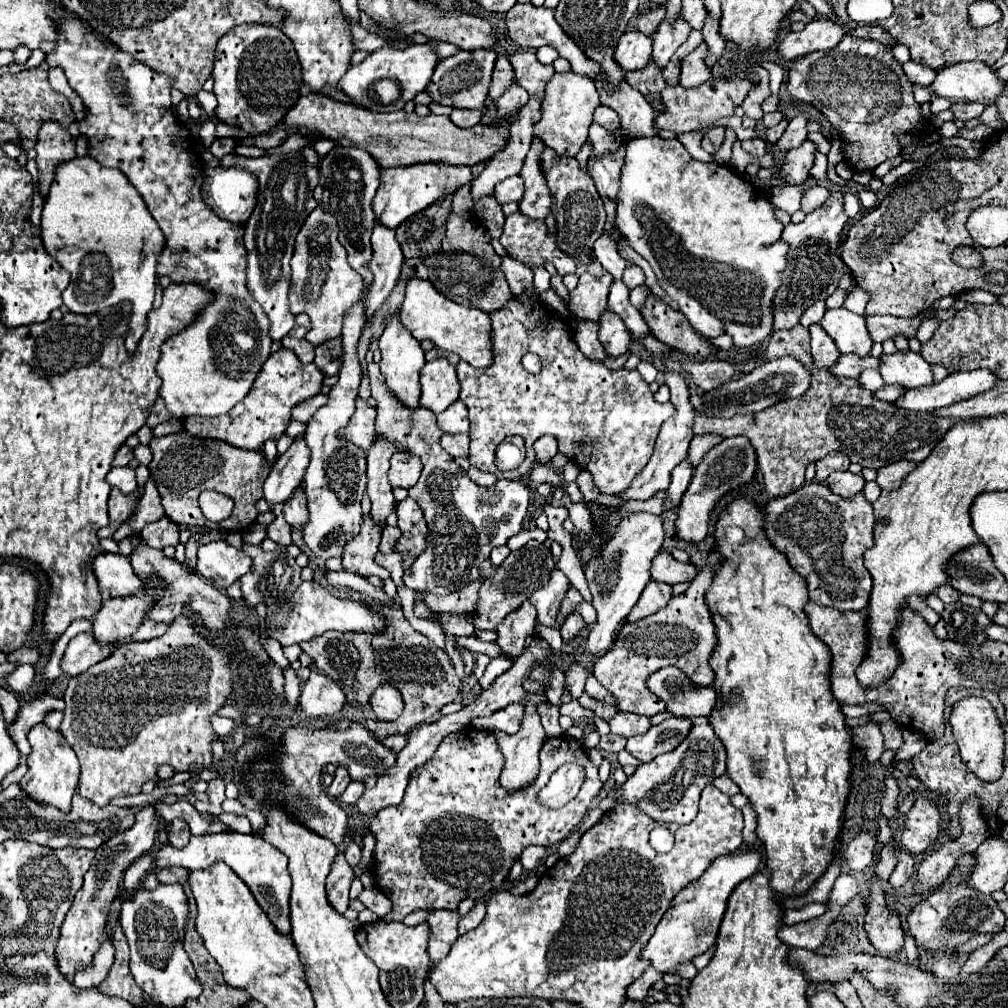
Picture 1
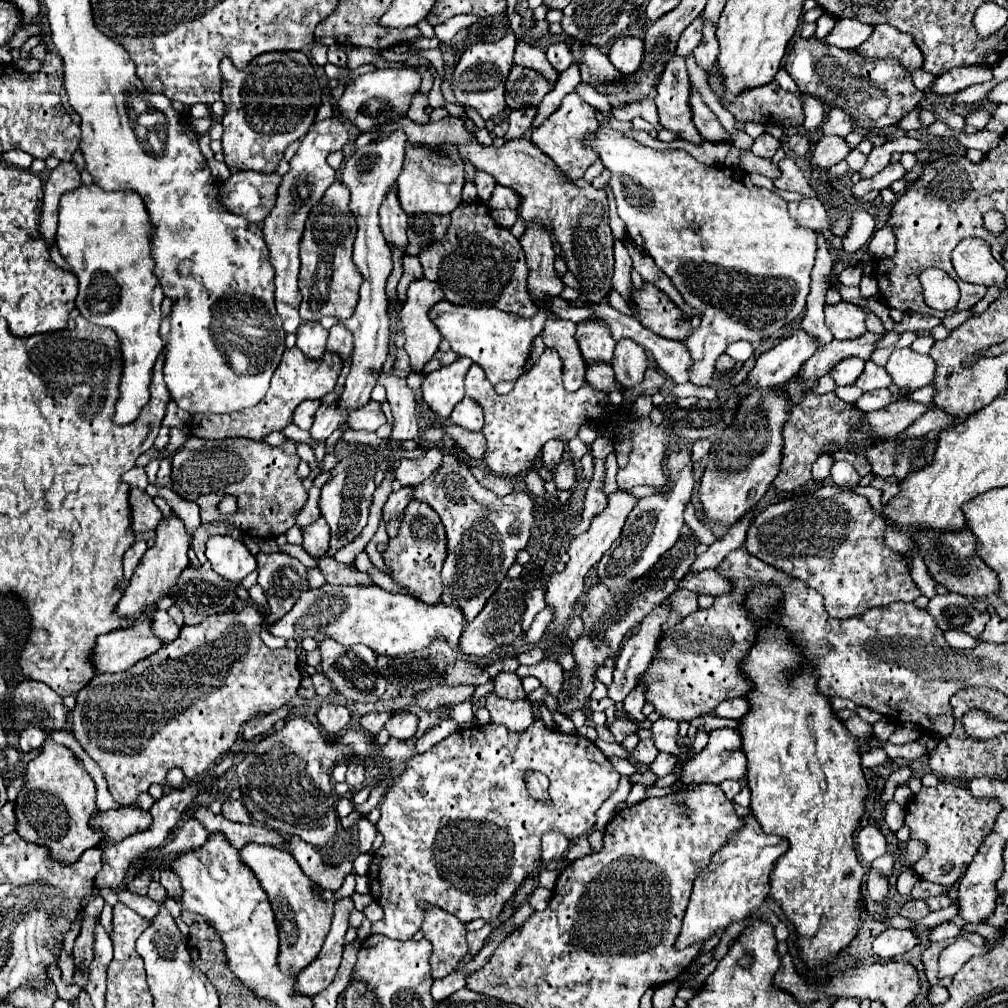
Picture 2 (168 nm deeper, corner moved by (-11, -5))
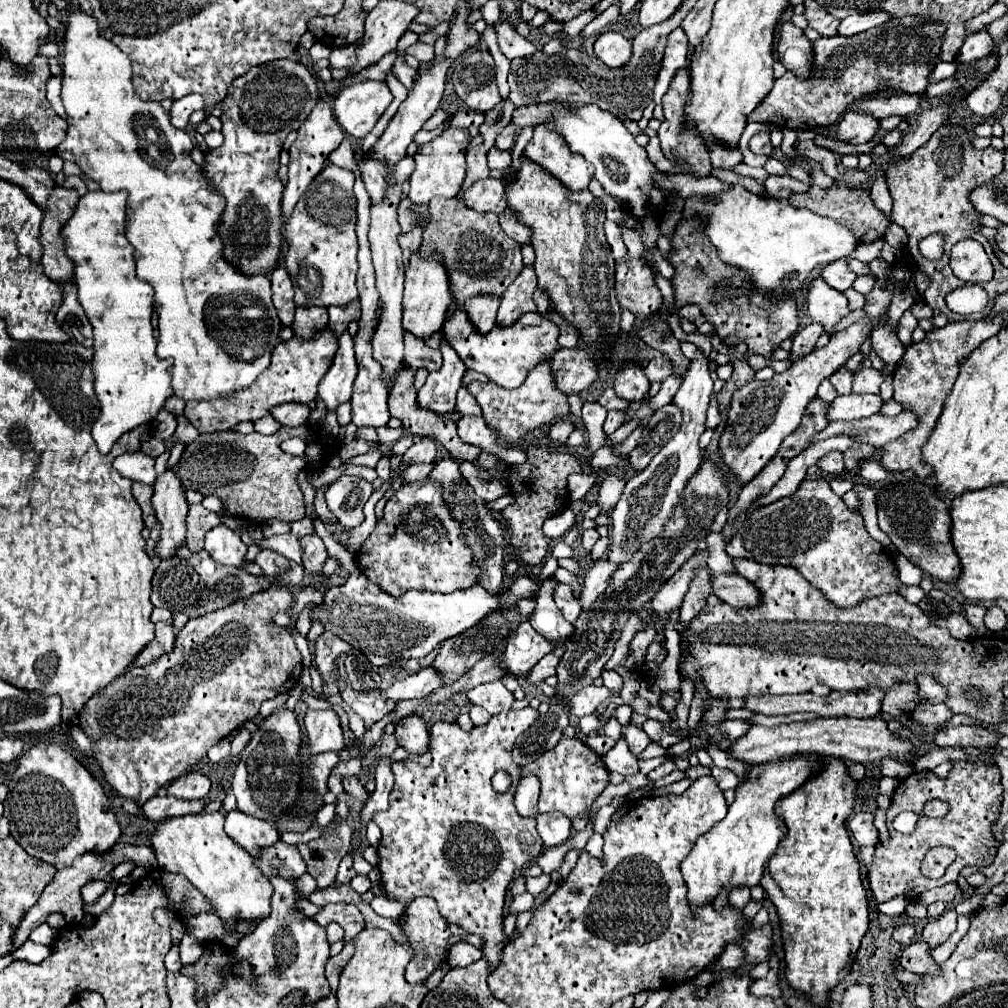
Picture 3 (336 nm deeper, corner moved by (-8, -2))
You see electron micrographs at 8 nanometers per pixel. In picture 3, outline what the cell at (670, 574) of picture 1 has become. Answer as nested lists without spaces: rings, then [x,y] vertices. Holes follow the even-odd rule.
[[[717,573],[711,577],[713,593],[733,607],[755,607],[761,603],[759,589],[737,573]]]

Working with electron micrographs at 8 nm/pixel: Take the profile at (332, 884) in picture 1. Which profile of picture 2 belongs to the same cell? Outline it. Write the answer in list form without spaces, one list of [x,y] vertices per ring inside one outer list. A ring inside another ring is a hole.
[[[340,898],[334,904],[334,920],[330,934],[326,936],[326,942],[320,950],[320,956],[300,972],[296,978],[296,994],[298,996],[316,996],[328,984],[334,980],[340,960],[342,960],[342,950],[344,950],[344,934],[348,930],[348,912],[354,910],[354,904],[350,898]]]

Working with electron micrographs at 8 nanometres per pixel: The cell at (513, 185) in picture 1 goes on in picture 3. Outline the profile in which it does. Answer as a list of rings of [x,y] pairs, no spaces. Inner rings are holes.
[[[481,179],[475,181],[465,193],[459,195],[467,207],[483,213],[503,213],[505,211],[505,187],[501,179]]]

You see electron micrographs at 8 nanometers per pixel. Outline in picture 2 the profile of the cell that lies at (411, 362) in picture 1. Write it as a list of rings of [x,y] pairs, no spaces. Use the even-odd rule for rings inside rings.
[[[418,278],[408,286],[406,302],[404,302],[400,314],[402,314],[402,322],[404,322],[404,336],[406,336],[404,350],[410,356],[412,372],[422,372],[424,364],[430,362],[430,358],[434,356],[434,352],[438,350],[438,344],[442,340],[442,334],[436,330],[434,322],[430,320],[430,308],[440,300],[444,300],[444,292],[442,292],[440,284],[436,284],[436,282],[430,282],[426,278]]]

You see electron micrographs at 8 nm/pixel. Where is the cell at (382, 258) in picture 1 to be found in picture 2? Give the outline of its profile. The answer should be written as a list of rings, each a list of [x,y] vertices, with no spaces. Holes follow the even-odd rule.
[[[394,182],[394,186],[388,190],[384,198],[384,204],[380,206],[380,226],[386,240],[394,242],[402,250],[406,244],[406,220],[408,216],[398,200],[398,184]]]

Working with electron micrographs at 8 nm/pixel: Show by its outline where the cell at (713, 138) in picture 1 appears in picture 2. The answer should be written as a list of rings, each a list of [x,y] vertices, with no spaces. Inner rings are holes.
[[[742,152],[740,156],[740,168],[746,170],[748,174],[750,172],[756,172],[756,174],[764,174],[766,178],[770,180],[776,180],[780,178],[780,168],[772,164],[772,160],[764,160],[764,158],[758,158],[754,156],[752,152]]]

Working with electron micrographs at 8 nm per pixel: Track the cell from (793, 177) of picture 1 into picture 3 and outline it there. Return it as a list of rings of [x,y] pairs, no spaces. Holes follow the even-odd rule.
[[[845,113],[835,129],[837,139],[843,143],[867,143],[877,133],[879,121],[871,115],[859,113]]]

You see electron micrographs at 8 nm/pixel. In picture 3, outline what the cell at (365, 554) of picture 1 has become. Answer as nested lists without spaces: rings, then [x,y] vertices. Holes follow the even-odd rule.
[[[429,463],[429,465],[411,465],[411,467],[407,467],[405,471],[401,471],[401,481],[403,483],[413,483],[413,481],[423,481],[425,477],[429,477],[429,473],[431,473],[431,469],[433,469],[433,463]]]

